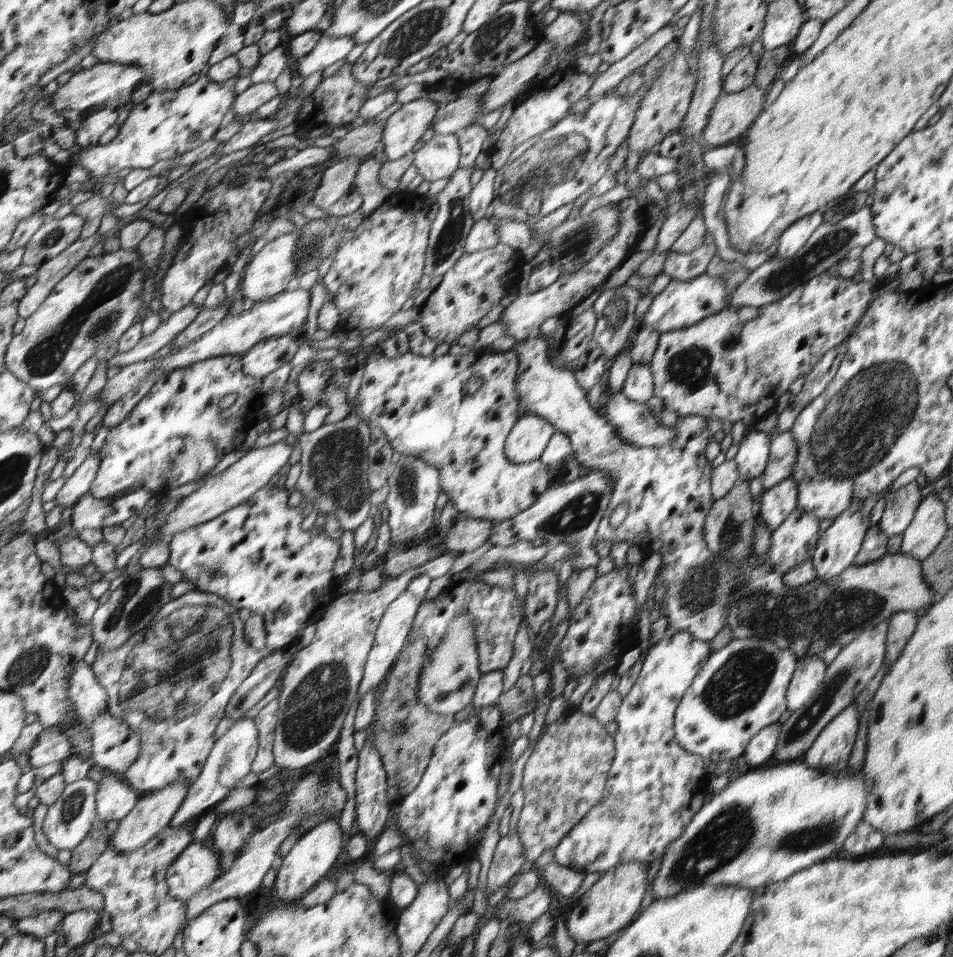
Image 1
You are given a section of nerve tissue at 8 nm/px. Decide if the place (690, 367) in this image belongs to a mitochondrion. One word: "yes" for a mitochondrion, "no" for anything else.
yes

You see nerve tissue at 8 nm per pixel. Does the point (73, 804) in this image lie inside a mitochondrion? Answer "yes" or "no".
yes

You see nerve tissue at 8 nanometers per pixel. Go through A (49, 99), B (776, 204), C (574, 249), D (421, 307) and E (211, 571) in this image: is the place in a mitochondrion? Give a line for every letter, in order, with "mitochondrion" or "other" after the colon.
A: other
B: other
C: mitochondrion
D: other
E: mitochondrion

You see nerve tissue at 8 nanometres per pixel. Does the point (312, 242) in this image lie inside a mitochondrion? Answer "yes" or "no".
yes

